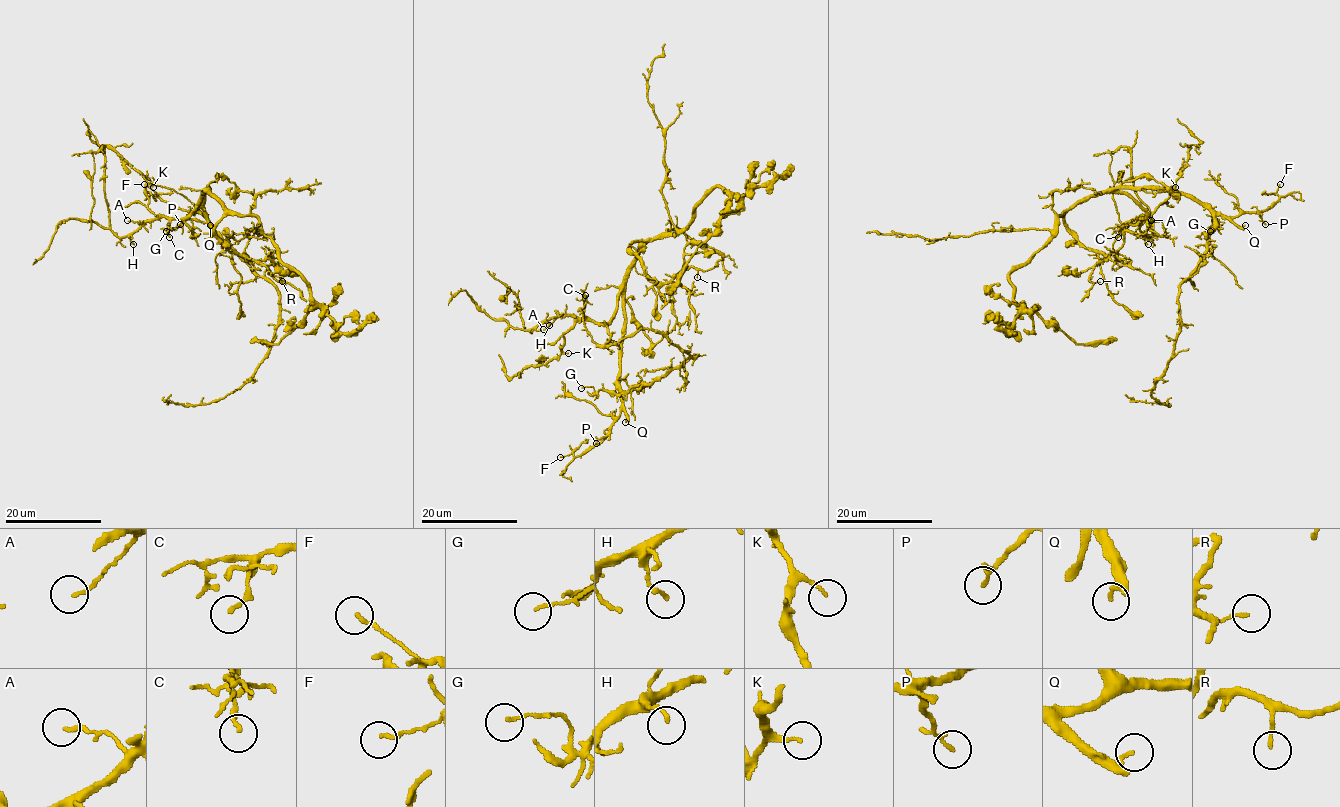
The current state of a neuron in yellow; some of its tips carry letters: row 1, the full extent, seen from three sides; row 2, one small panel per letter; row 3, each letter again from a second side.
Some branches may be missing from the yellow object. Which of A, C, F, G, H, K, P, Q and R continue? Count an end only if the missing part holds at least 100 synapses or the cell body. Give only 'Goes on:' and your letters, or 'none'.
Goes on: Q

